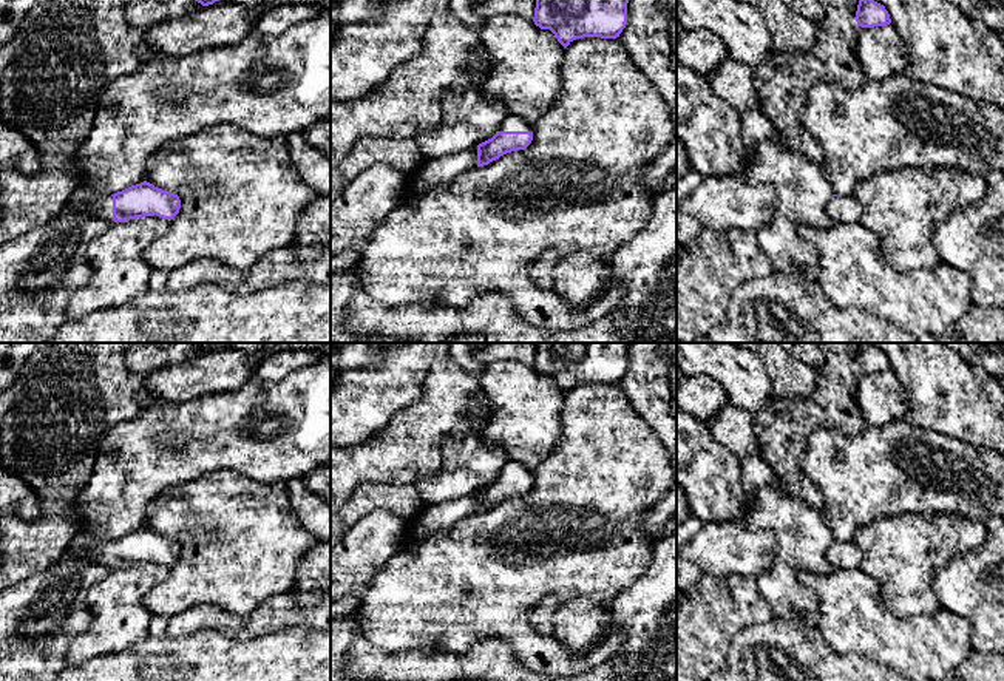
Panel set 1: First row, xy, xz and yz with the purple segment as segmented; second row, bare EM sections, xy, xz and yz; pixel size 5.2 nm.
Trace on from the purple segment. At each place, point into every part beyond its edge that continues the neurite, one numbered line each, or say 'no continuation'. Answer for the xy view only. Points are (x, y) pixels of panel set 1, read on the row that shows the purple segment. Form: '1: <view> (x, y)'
1: xy (101, 206)

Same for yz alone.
1: yz (844, 209)

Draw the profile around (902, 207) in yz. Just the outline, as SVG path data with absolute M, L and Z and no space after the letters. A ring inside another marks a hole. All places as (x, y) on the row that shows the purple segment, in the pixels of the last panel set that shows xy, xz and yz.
M904 167L884 170L856 185L854 196L862 205L860 224L879 241L884 259L897 272L933 269L941 258L933 246L933 233L951 212L979 201L987 181L961 168Z

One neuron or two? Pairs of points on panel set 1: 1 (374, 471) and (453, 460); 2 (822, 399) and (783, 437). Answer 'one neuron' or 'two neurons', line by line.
1: two neurons
2: one neuron

